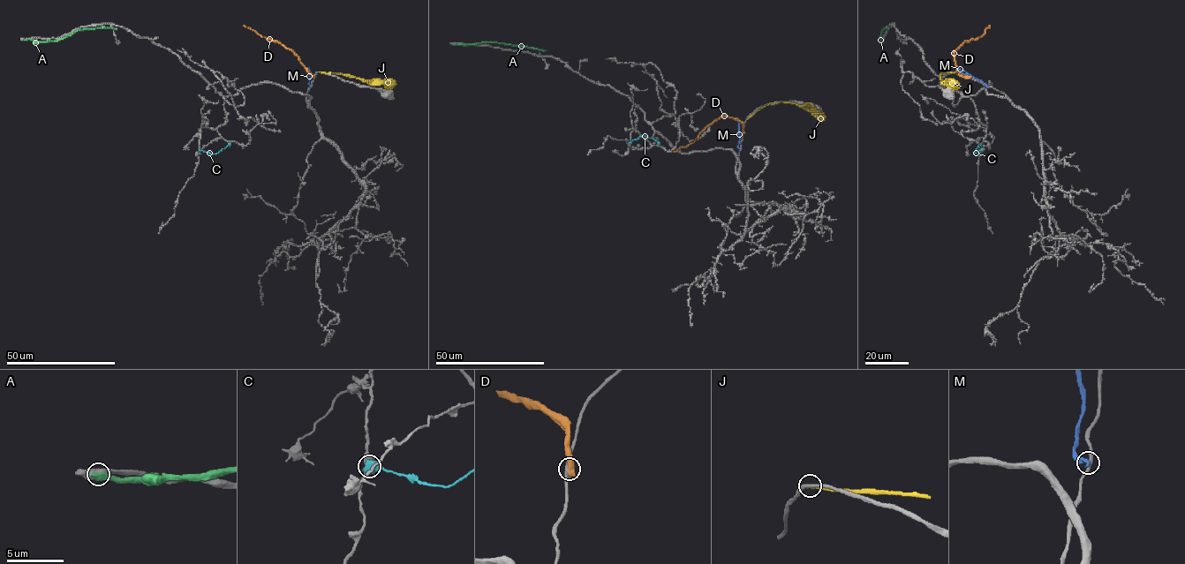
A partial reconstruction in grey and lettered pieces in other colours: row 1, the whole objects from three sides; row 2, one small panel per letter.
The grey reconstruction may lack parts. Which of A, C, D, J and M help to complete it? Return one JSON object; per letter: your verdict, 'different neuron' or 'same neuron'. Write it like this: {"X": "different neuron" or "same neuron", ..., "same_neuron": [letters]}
{"A": "different neuron", "C": "different neuron", "D": "different neuron", "J": "different neuron", "M": "different neuron", "same_neuron": []}

